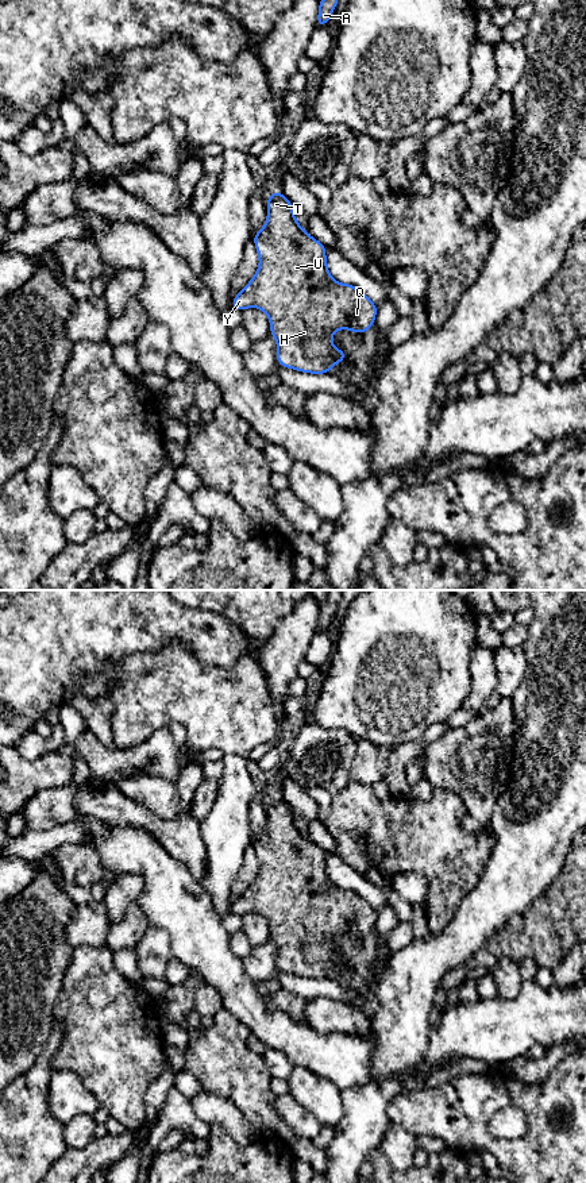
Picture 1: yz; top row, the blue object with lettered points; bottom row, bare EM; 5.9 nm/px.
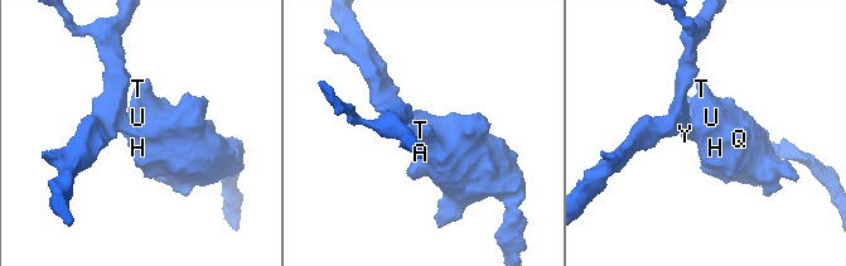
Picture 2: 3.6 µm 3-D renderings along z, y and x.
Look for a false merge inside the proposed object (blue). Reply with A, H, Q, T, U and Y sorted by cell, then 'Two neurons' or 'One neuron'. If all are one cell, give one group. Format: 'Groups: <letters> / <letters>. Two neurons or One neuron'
Groups: A H Q T U Y. One neuron

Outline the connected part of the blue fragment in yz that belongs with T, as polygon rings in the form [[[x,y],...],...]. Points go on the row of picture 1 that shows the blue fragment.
[[[274,189],[266,199],[266,207],[266,223],[252,236],[259,267],[232,298],[231,307],[240,312],[255,307],[267,315],[279,366],[309,374],[331,373],[332,366],[347,357],[344,350],[332,344],[332,334],[338,330],[365,334],[374,325],[378,307],[354,285],[332,278],[325,246],[302,230],[286,196]]]

